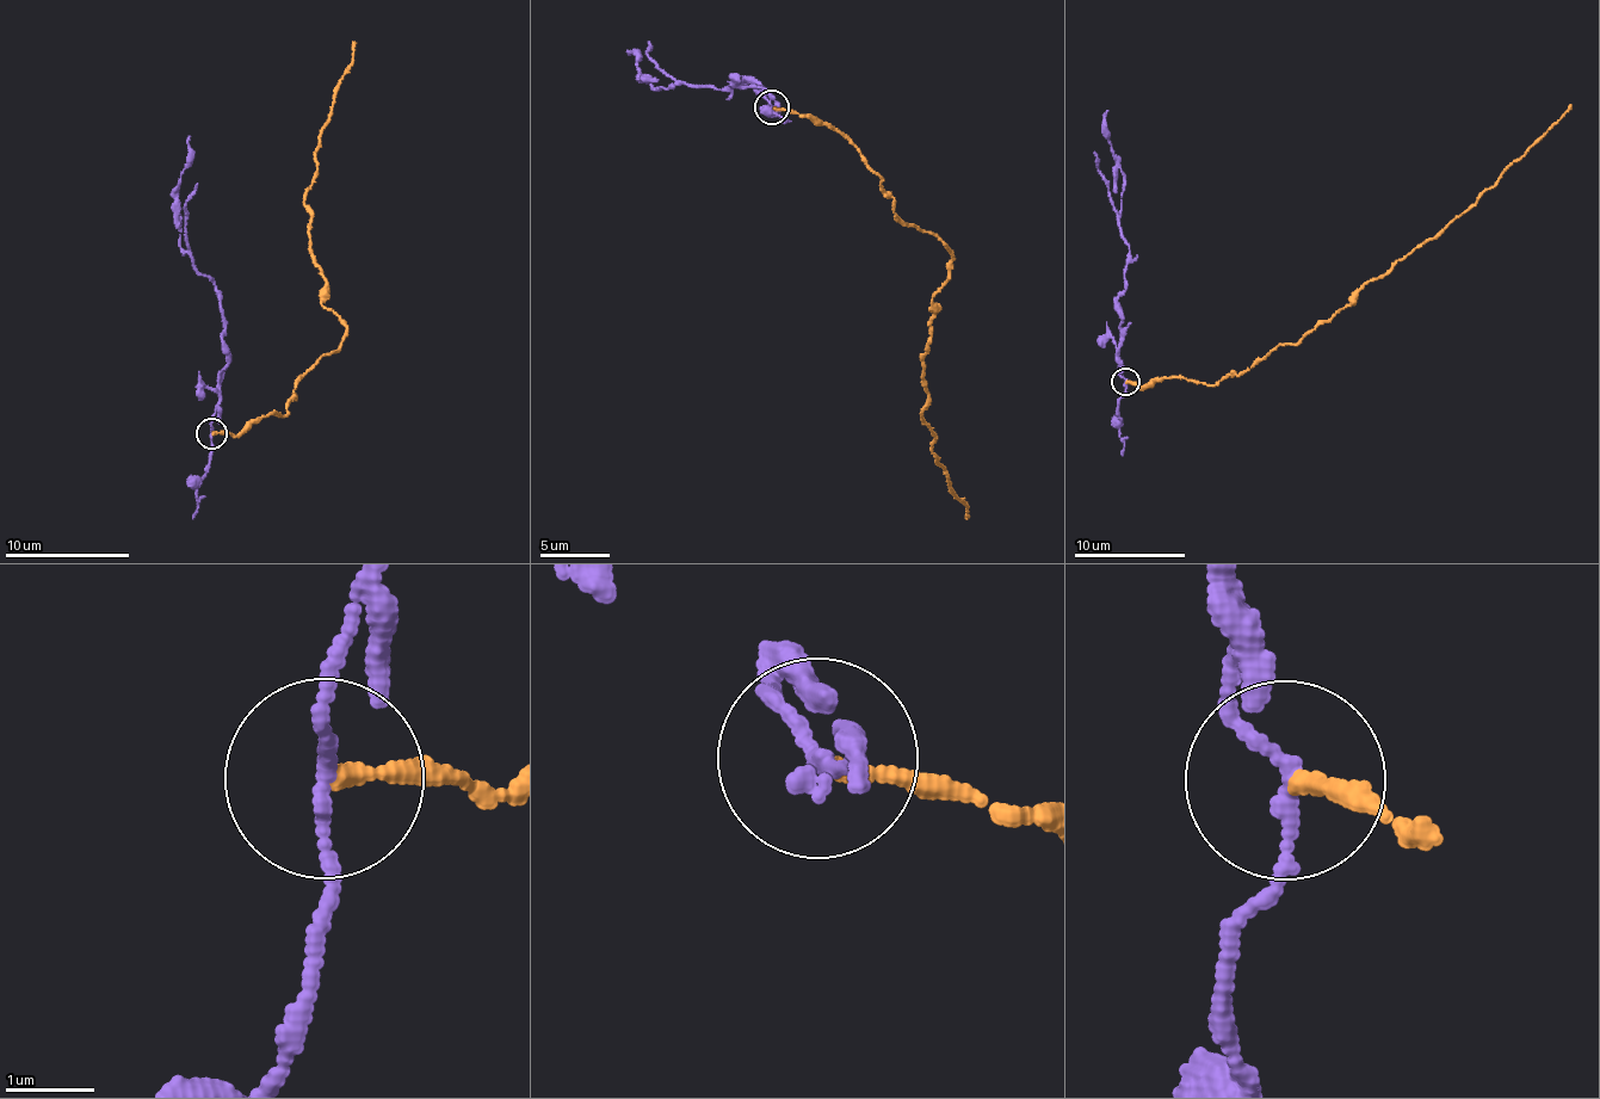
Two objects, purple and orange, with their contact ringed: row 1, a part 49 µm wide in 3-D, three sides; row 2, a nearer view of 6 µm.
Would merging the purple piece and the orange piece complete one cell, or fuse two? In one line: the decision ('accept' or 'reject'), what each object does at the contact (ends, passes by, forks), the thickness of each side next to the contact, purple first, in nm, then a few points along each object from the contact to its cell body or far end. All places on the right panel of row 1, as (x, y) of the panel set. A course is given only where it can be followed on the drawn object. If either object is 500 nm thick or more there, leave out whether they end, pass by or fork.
reject; purple passes by; orange ends; calibres 140 and 160 nm; course purple (1125, 382), (1118, 371), (1118, 295), (1124, 290), (1129, 247), (1118, 216), (1124, 173), (1104, 125), (1107, 111); course orange (1126, 382), (1141, 388), (1163, 377), (1211, 386), (1332, 319), (1350, 298), (1435, 239), (1571, 105)

